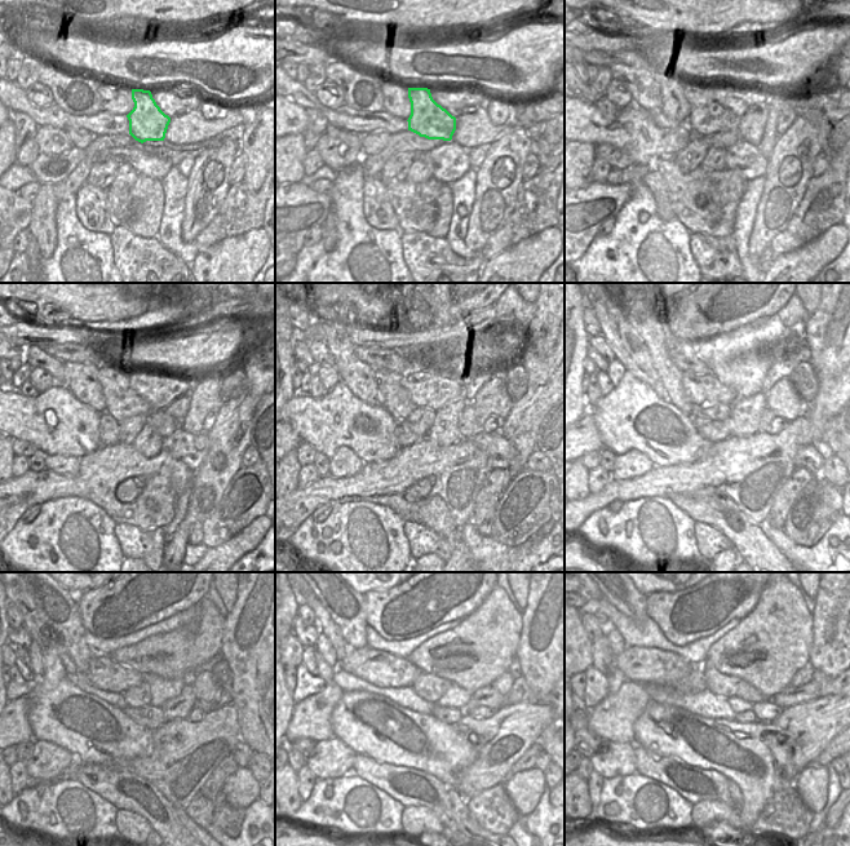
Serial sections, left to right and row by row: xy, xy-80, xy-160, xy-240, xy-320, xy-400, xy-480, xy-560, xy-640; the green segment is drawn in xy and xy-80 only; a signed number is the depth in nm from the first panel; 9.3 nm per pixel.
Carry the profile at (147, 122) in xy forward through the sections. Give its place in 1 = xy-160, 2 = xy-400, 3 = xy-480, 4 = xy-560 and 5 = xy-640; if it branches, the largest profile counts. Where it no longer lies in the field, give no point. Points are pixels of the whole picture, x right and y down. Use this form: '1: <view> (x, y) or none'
1: xy-160 (707, 116)
2: xy-400 (651, 330)
3: xy-480 (60, 606)
4: xy-560 (345, 606)
5: xy-640 (627, 599)

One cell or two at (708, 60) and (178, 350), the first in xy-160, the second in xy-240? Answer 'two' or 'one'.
one

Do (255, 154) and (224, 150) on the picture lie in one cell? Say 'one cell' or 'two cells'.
two cells

